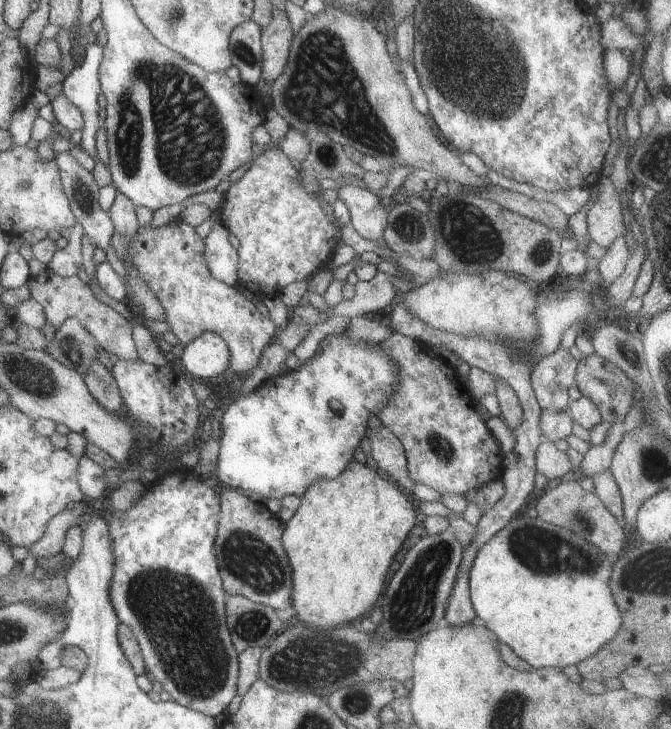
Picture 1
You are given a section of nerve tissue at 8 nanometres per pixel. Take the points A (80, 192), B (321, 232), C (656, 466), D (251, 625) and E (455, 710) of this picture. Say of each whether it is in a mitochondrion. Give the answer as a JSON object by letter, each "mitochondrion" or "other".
{"A":"mitochondrion","B":"other","C":"mitochondrion","D":"mitochondrion","E":"other"}

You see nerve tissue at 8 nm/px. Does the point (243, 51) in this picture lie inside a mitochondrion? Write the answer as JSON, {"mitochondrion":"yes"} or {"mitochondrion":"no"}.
{"mitochondrion":"yes"}

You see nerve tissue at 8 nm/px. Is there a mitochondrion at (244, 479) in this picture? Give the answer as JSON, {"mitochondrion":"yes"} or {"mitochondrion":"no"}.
{"mitochondrion":"no"}

